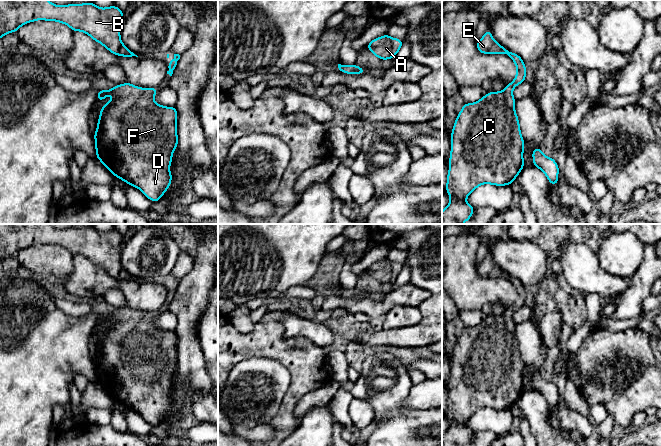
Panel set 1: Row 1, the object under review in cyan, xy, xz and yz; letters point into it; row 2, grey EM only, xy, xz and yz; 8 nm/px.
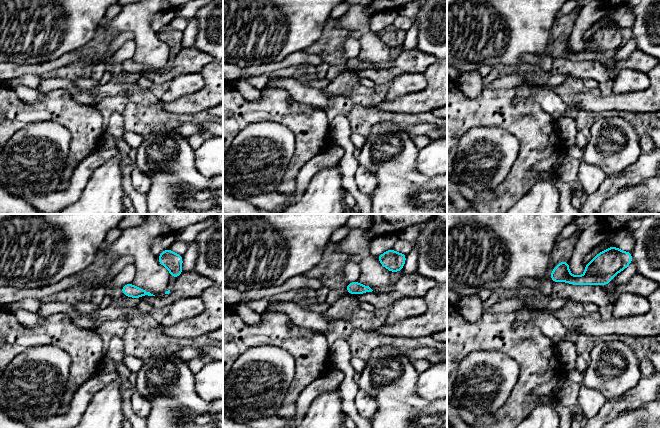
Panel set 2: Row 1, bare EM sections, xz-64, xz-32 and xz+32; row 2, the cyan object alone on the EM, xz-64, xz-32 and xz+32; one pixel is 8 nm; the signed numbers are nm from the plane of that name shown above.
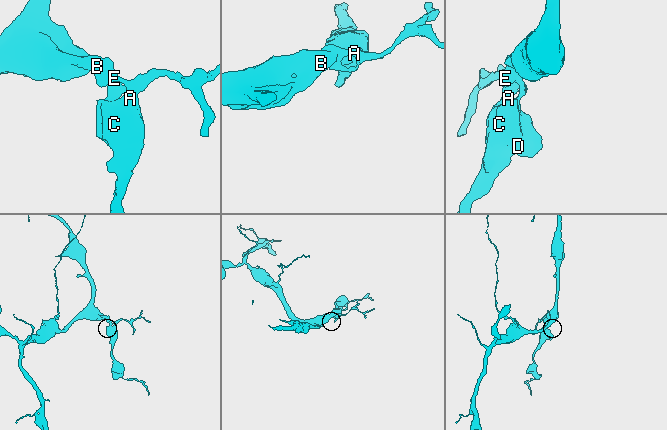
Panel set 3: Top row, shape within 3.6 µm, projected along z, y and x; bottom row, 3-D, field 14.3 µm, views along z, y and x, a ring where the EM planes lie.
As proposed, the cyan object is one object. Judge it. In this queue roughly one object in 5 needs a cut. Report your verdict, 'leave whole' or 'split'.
leave whole

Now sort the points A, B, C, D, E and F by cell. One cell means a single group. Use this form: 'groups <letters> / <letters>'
groups A B C D E F

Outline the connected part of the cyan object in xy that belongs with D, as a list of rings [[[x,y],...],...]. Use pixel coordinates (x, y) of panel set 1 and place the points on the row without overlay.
[[[130,306],[115,309],[107,315],[98,314],[97,325],[102,325],[107,319],[113,319],[114,322],[101,332],[97,354],[94,357],[95,380],[103,390],[128,409],[138,412],[153,426],[159,425],[170,411],[172,398],[169,391],[172,387],[173,375],[178,370],[177,333],[176,331],[165,331],[157,328],[153,322],[158,314],[158,312],[137,311]]]

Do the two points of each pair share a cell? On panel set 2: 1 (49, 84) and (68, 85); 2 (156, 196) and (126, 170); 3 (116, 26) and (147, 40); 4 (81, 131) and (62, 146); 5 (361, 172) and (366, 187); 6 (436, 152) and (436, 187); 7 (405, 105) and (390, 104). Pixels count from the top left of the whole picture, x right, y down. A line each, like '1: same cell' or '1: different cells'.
1: same cell
2: different cells
3: same cell
4: different cells
5: same cell
6: different cells
7: same cell

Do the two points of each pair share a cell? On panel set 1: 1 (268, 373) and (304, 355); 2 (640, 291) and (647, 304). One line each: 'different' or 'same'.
1: different
2: different

